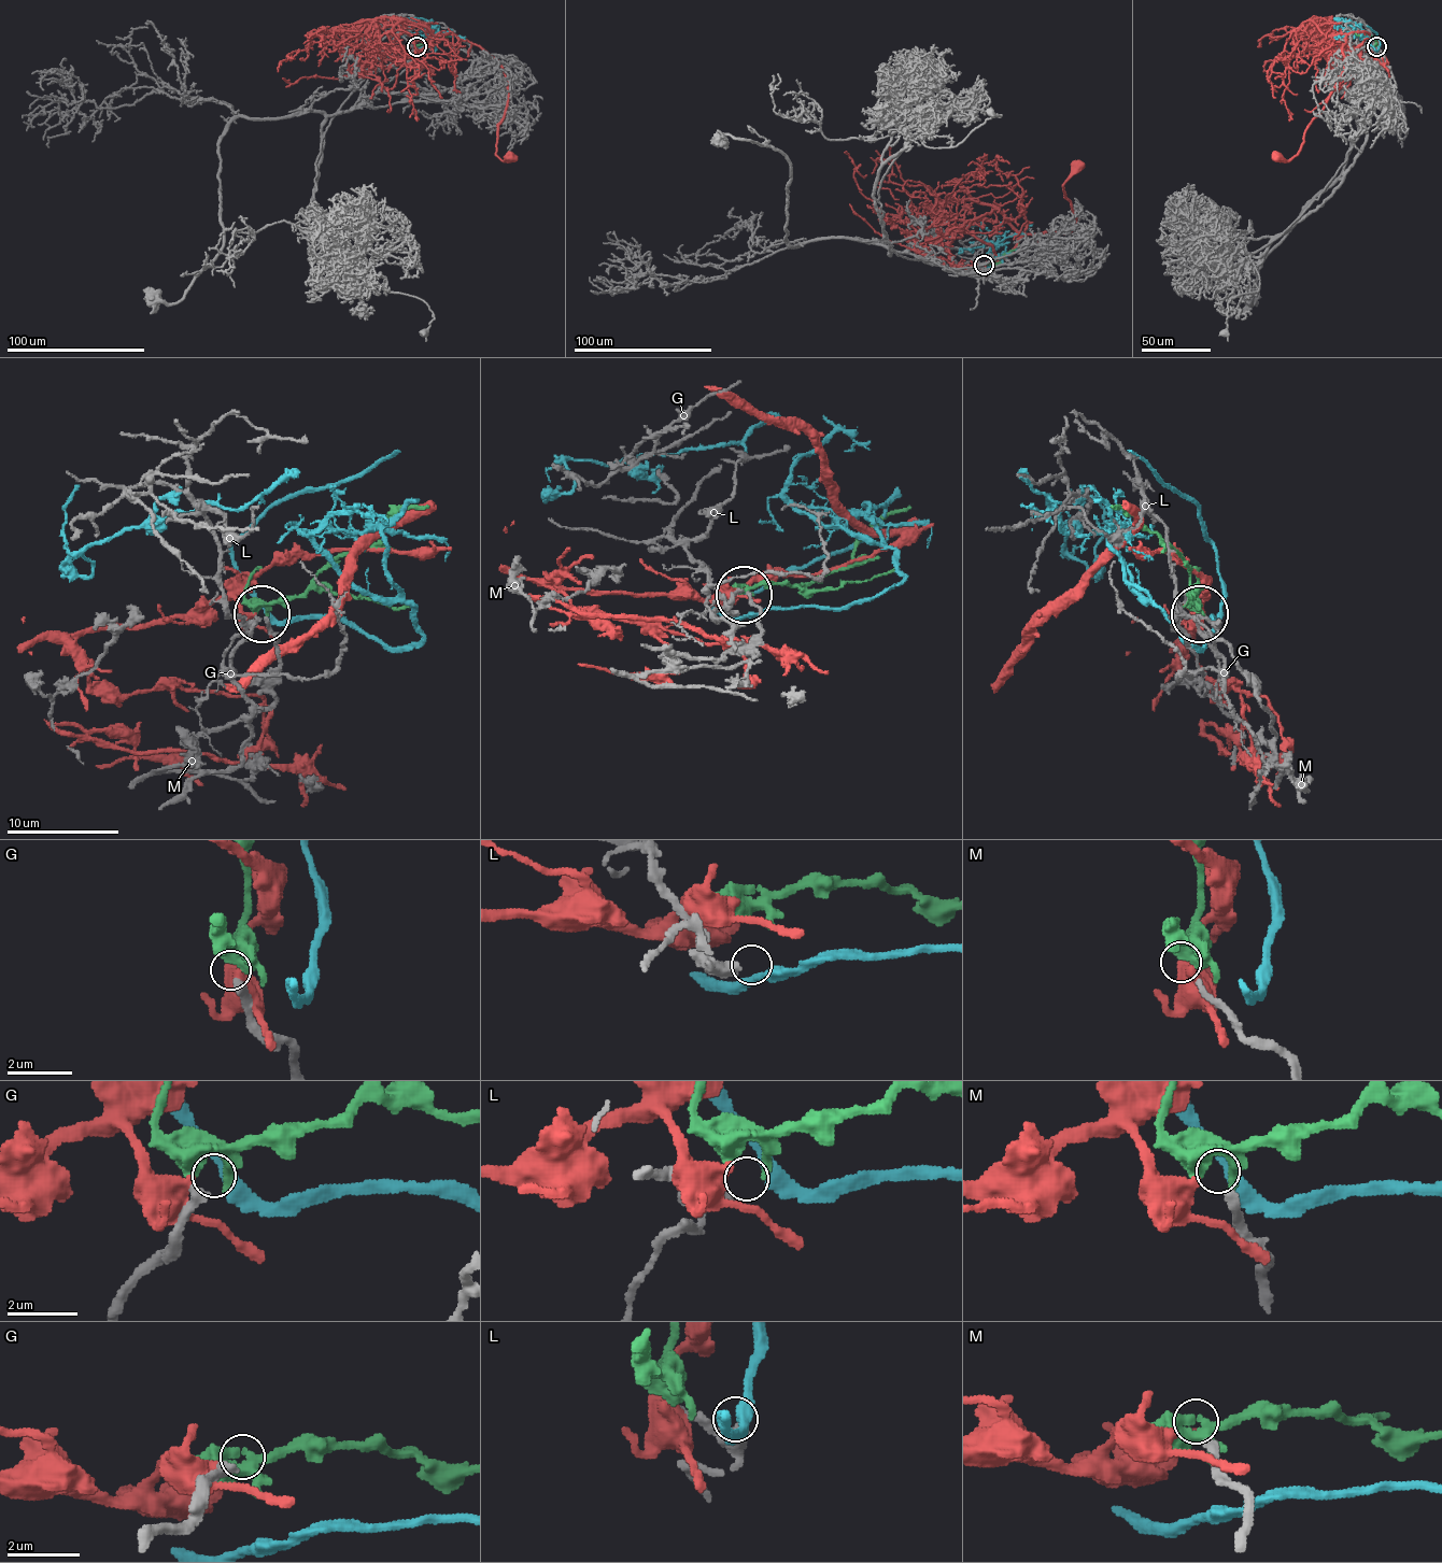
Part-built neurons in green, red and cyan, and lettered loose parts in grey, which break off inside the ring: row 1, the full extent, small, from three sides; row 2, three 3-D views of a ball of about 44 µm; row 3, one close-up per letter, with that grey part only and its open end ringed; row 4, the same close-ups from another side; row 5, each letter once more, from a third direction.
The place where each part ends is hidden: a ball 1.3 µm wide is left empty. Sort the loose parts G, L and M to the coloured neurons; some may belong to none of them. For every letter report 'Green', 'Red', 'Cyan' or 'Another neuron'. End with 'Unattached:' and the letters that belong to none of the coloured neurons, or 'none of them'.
G: Another neuron
L: Cyan
M: Another neuron
Unattached: G, M

